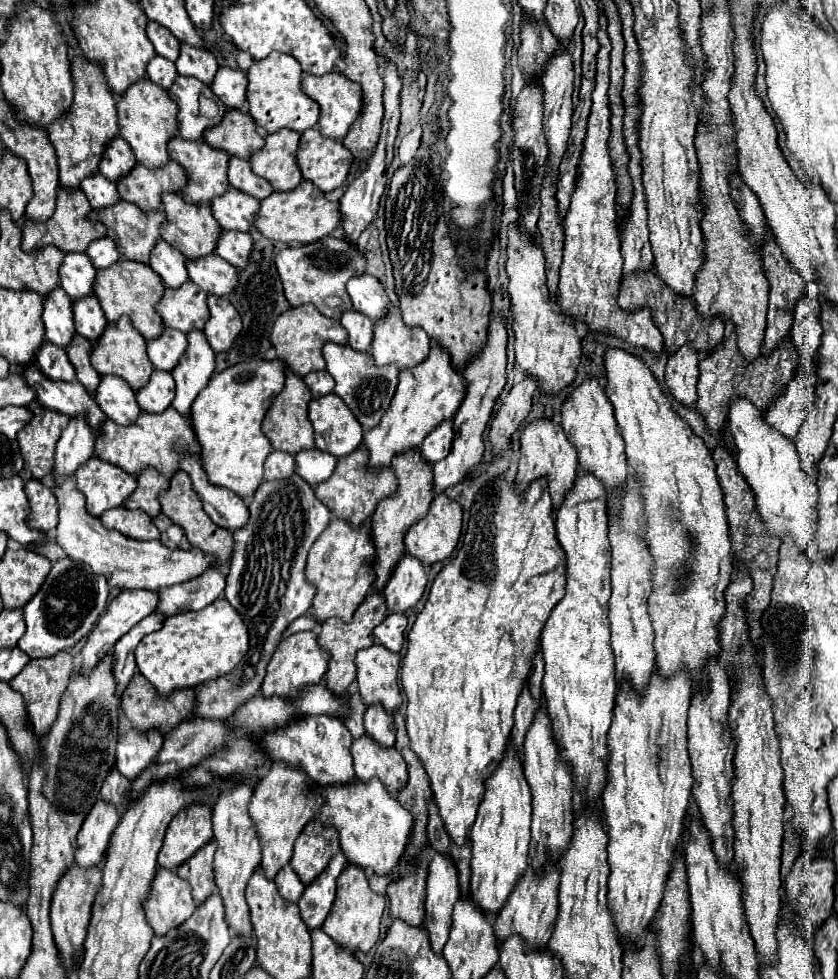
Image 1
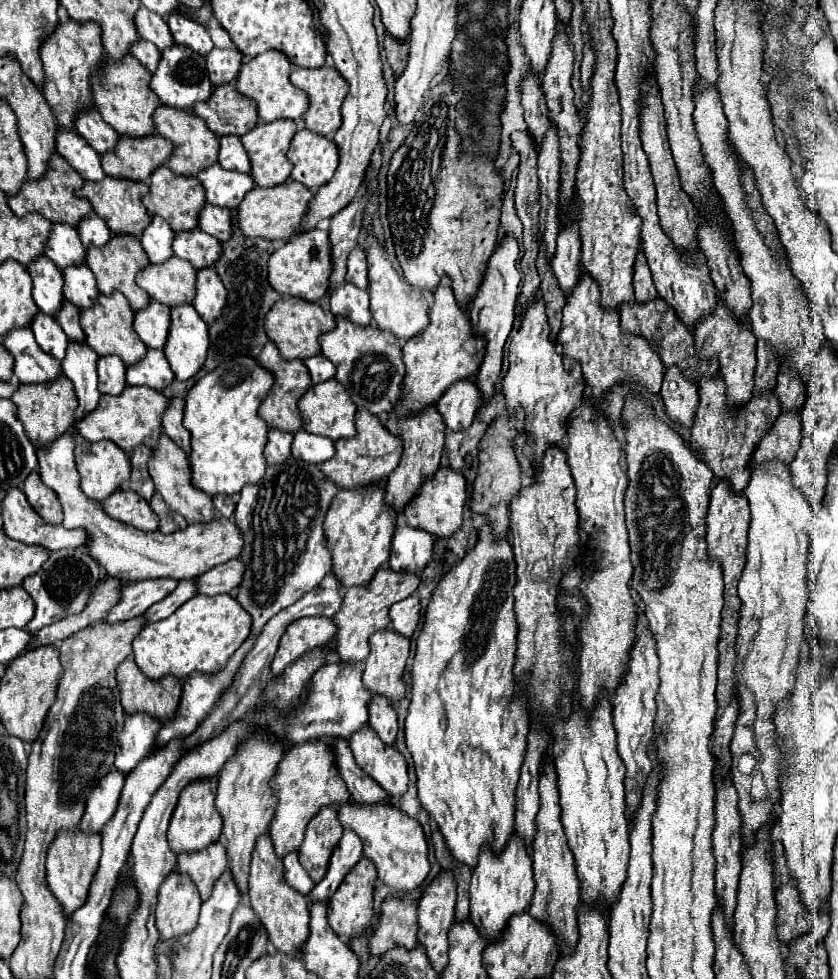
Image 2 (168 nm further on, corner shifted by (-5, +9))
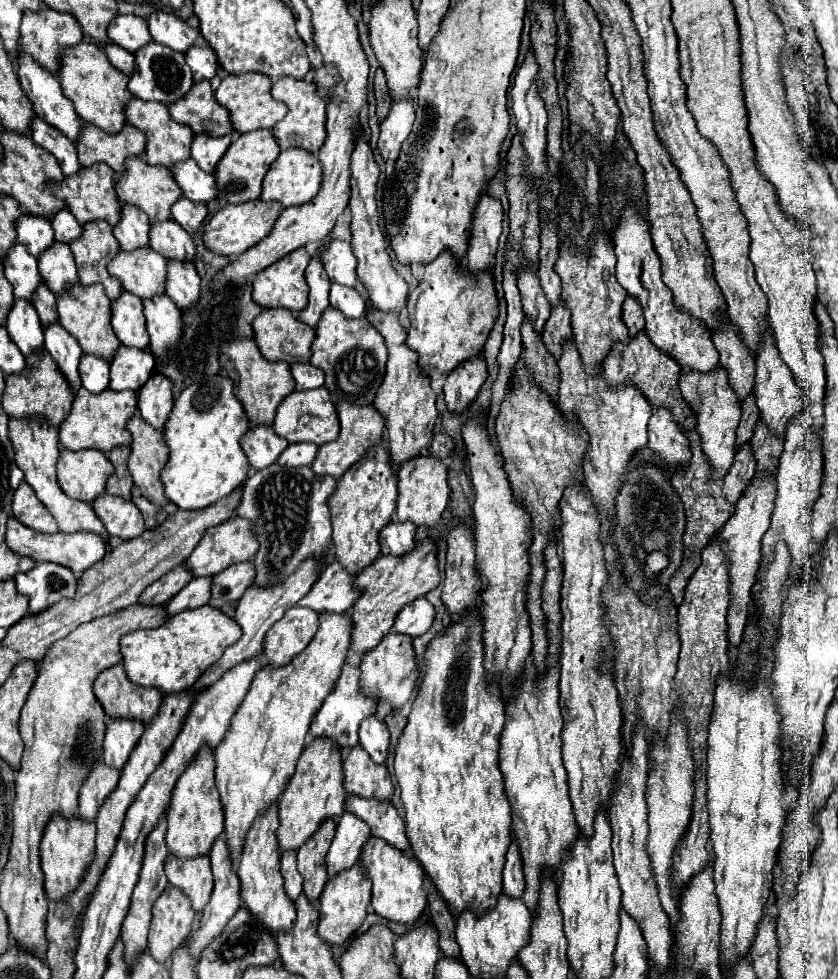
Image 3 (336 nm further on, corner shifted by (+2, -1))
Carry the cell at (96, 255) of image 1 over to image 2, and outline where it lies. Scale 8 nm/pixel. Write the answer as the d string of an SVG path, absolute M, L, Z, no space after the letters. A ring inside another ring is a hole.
M94 212L82 218L82 222L78 222L76 232L84 246L104 246L112 236L112 232L102 222L102 218L98 218Z

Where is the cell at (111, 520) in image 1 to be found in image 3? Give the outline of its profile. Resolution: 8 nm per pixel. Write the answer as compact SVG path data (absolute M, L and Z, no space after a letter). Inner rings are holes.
M101 494L99 500L95 500L91 506L111 536L131 540L135 536L141 536L145 530L141 512L129 500L111 494Z

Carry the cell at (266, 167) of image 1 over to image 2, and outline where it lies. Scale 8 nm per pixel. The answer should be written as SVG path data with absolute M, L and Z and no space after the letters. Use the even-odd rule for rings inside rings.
M274 120L270 124L258 124L250 132L246 132L240 140L250 158L250 176L256 186L270 188L288 180L290 162L286 162L286 146L290 146L290 138L296 134L294 120Z

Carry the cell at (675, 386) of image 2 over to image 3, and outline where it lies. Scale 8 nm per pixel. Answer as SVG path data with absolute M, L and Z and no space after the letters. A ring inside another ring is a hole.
M655 408L649 420L649 448L655 450L669 466L687 466L691 460L689 440L675 422L671 410Z

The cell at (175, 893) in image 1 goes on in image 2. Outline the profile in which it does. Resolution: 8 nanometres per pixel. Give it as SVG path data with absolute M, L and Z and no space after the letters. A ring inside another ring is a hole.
M172 872L158 892L156 928L162 940L190 934L198 922L200 894L188 874Z

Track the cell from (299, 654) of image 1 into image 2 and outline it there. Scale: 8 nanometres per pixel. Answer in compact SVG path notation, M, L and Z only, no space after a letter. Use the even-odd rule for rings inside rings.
M306 616L306 618L294 620L286 628L284 636L280 638L278 652L272 662L272 674L274 676L282 674L290 662L294 662L304 652L308 652L316 646L328 644L334 638L334 634L336 634L336 626L334 626L332 618Z

